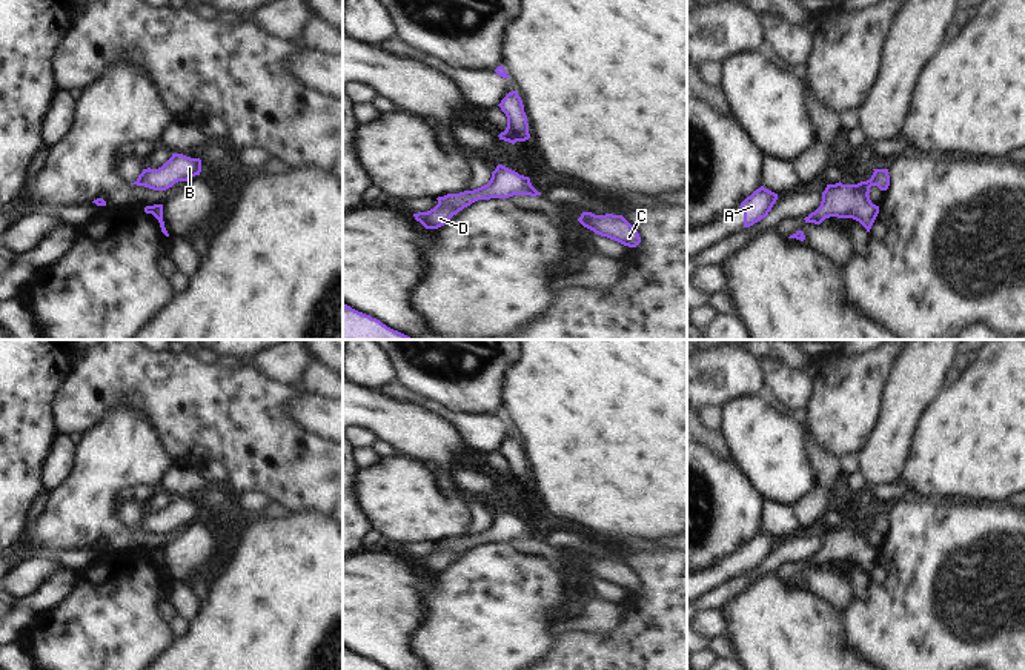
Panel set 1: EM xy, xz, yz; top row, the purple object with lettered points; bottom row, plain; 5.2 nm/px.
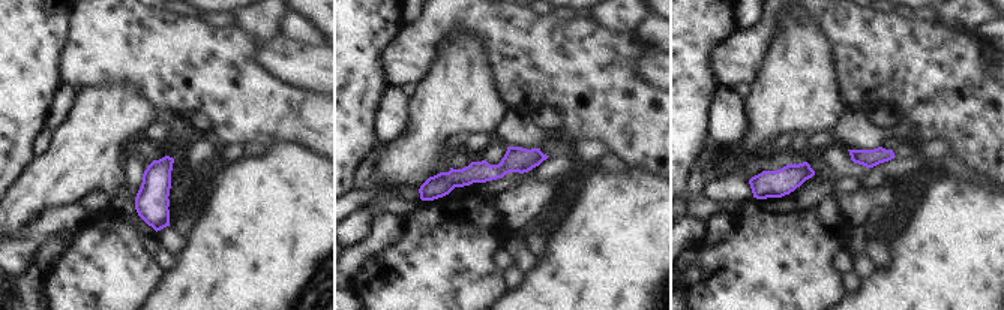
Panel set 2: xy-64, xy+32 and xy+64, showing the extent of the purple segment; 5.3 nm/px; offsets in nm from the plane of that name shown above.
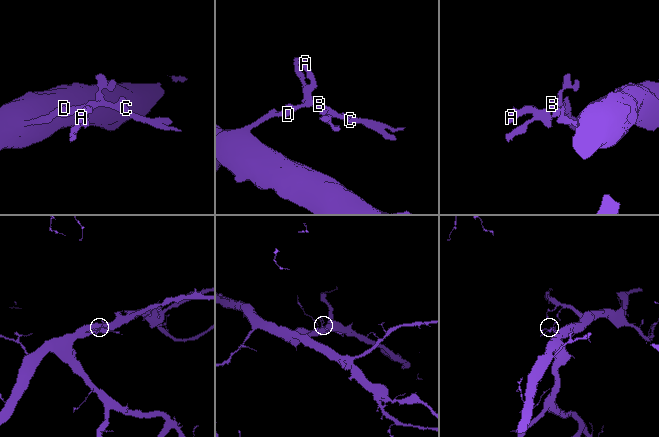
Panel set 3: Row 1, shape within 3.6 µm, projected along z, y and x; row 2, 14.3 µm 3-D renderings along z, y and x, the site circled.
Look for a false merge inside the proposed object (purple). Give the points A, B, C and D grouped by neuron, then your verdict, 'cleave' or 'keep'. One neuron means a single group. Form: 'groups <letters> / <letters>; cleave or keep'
groups A B C D; keep

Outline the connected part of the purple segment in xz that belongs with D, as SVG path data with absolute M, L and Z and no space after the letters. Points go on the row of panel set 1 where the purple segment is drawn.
M498 164L496 169L492 172L492 178L487 184L473 191L438 197L438 204L433 209L413 214L413 217L426 229L438 229L444 226L459 211L478 200L509 198L513 195L536 197L541 195L541 192L538 192L532 186L529 177L519 175L518 172L506 166Z

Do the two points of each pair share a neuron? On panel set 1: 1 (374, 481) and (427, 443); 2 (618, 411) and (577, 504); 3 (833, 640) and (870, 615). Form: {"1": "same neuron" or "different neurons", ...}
{"1": "different neurons", "2": "same neuron", "3": "different neurons"}

